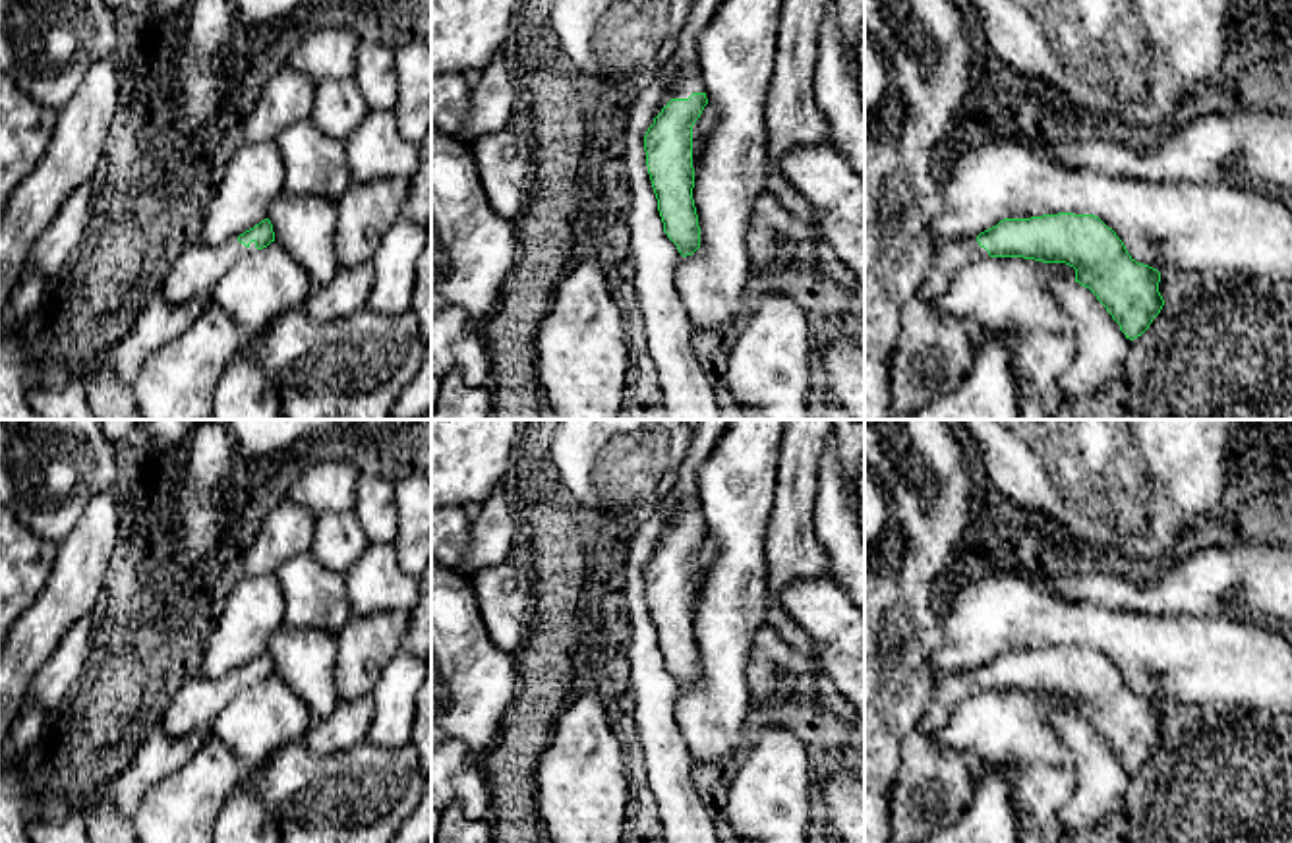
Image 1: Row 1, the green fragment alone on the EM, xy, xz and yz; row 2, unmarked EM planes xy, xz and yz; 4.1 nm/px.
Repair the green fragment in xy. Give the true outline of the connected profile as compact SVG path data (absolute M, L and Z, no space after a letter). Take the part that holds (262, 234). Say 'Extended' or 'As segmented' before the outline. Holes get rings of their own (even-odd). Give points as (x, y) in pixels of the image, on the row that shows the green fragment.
Extended. M269 218L219 246L186 238L172 255L172 269L161 286L161 294L172 304L188 304L203 294L211 296L240 257L263 249L271 242L275 242L275 232Z

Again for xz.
Extended. M685 66L644 135L646 166L658 199L663 232L683 257L700 247L692 199L692 126L708 104L702 72Z

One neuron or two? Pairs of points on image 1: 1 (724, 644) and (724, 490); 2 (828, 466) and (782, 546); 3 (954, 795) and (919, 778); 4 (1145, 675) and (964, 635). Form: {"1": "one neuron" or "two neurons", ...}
{"1": "one neuron", "2": "two neurons", "3": "one neuron", "4": "one neuron"}

